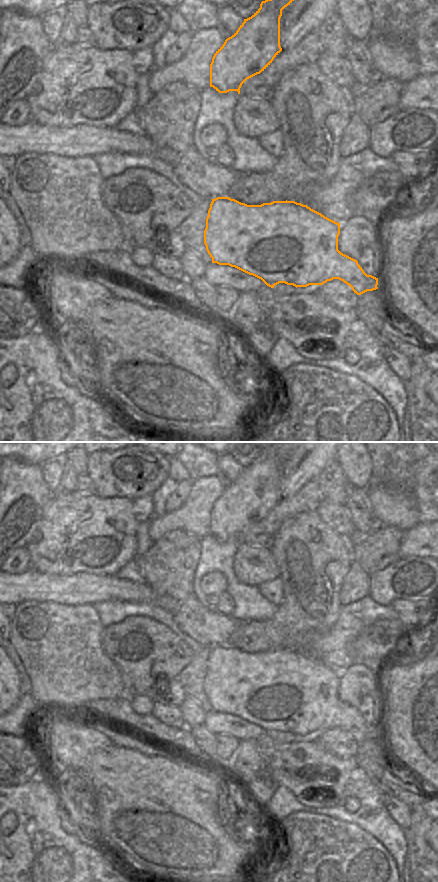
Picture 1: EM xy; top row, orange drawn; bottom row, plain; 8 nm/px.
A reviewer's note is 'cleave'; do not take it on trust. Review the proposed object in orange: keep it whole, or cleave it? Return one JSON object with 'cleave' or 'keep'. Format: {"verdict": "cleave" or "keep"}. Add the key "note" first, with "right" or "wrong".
{"note": "wrong", "verdict": "keep"}

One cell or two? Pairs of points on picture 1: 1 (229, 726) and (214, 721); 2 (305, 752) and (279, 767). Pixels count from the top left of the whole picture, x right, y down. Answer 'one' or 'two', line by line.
1: one
2: one

